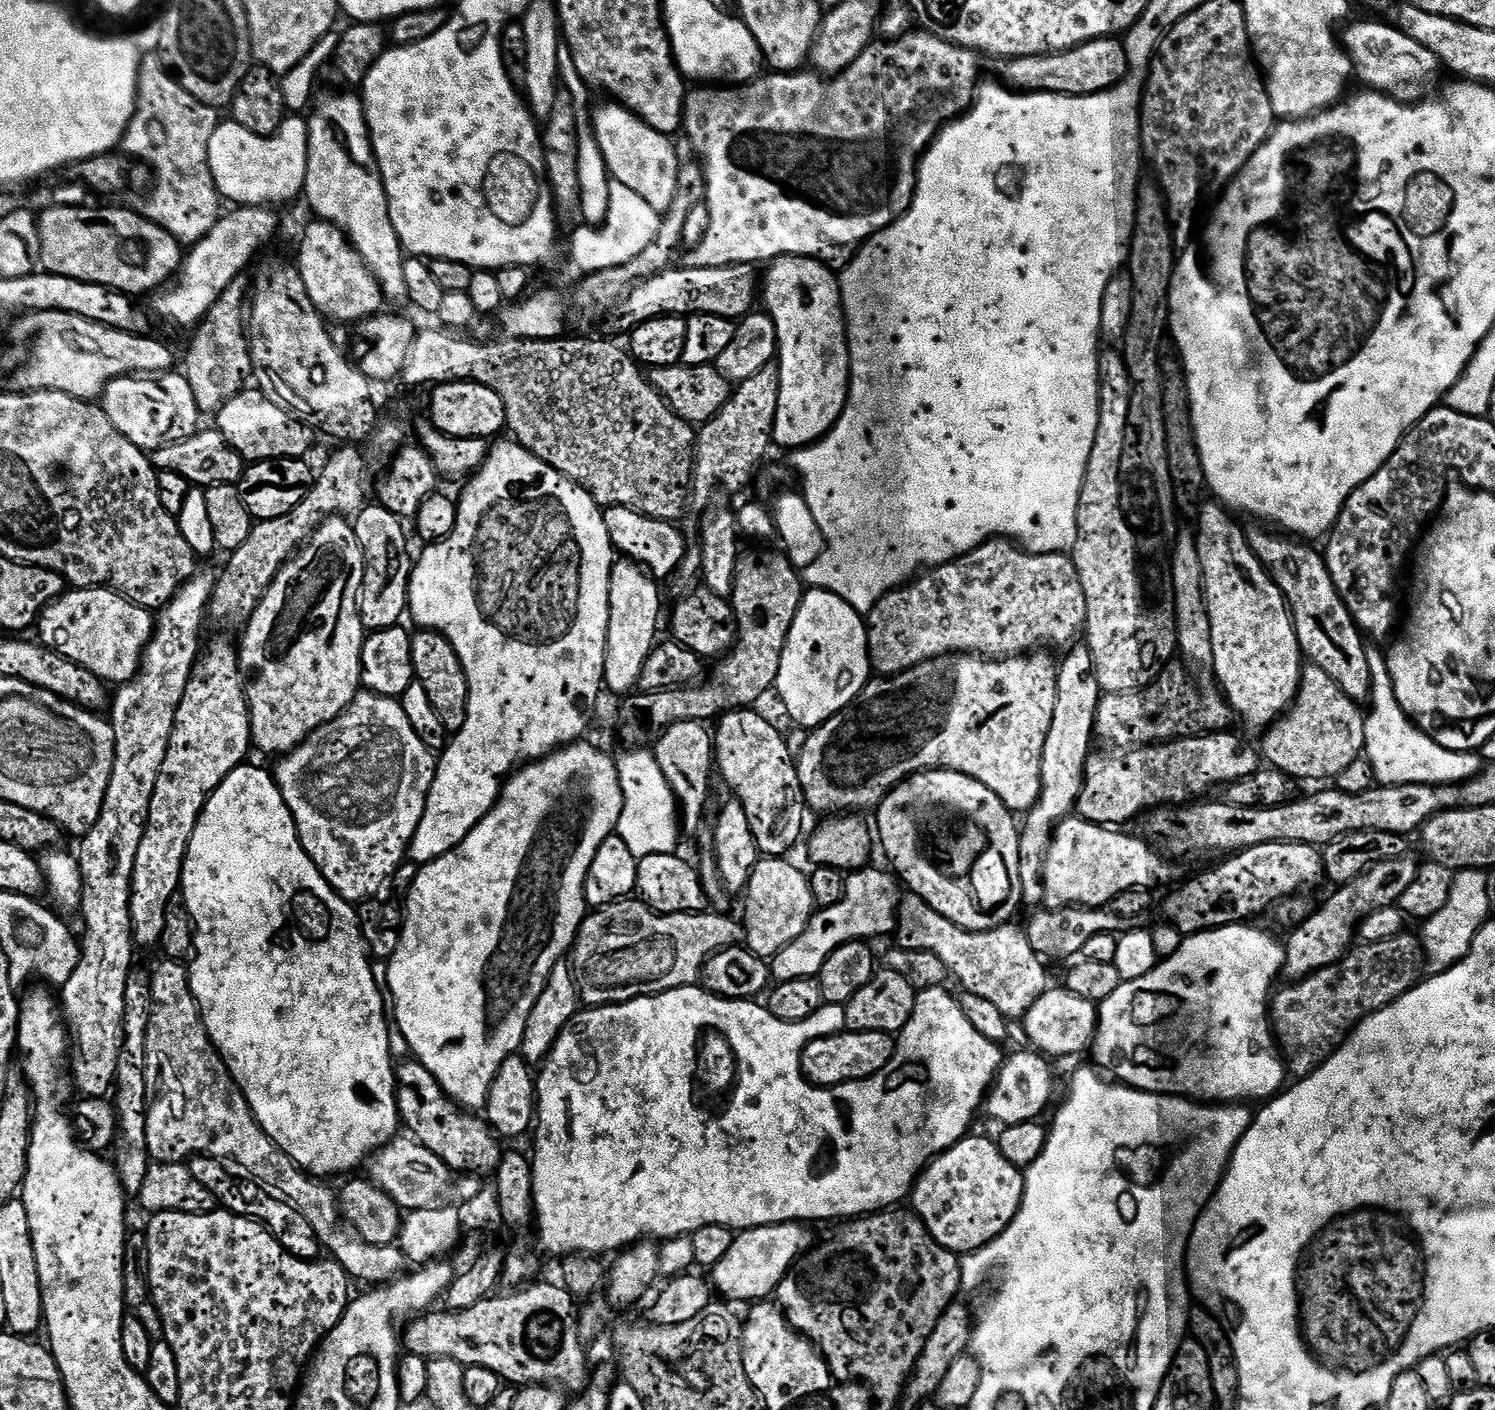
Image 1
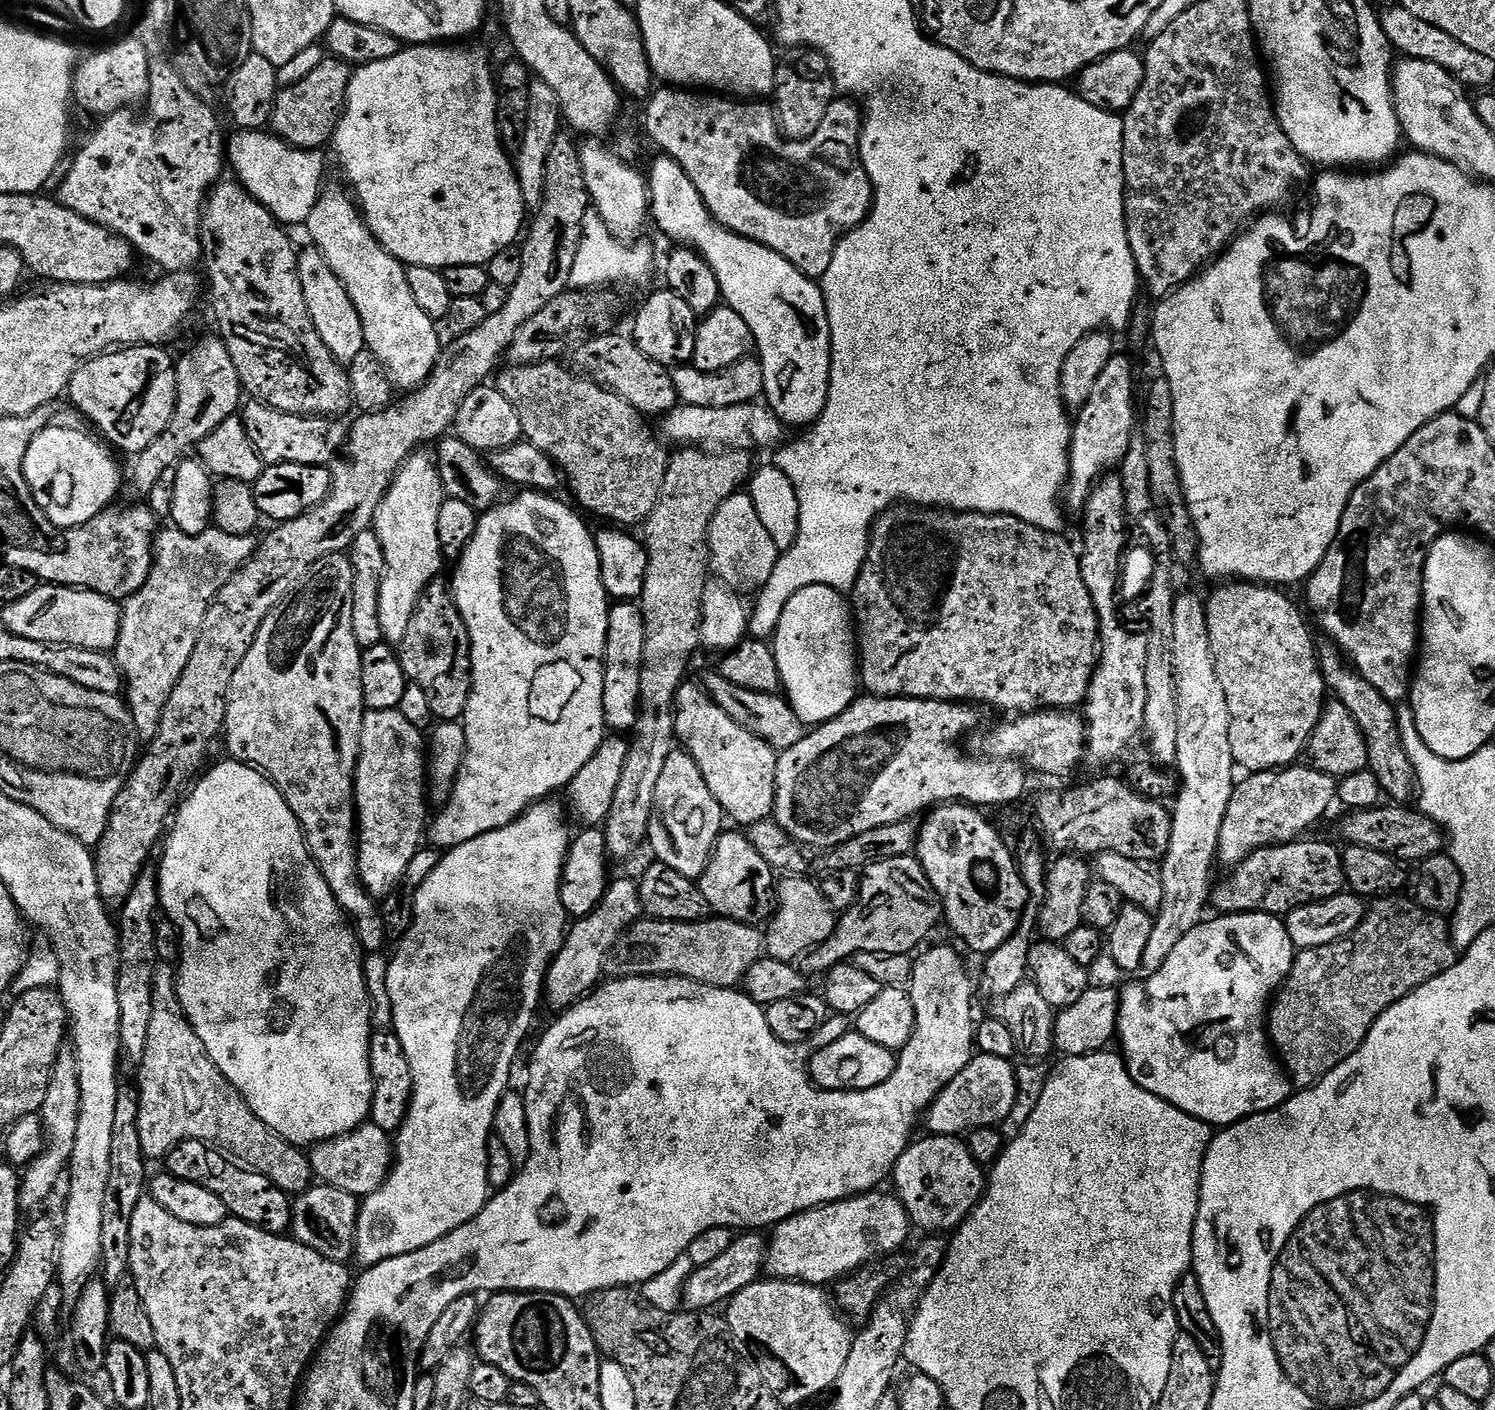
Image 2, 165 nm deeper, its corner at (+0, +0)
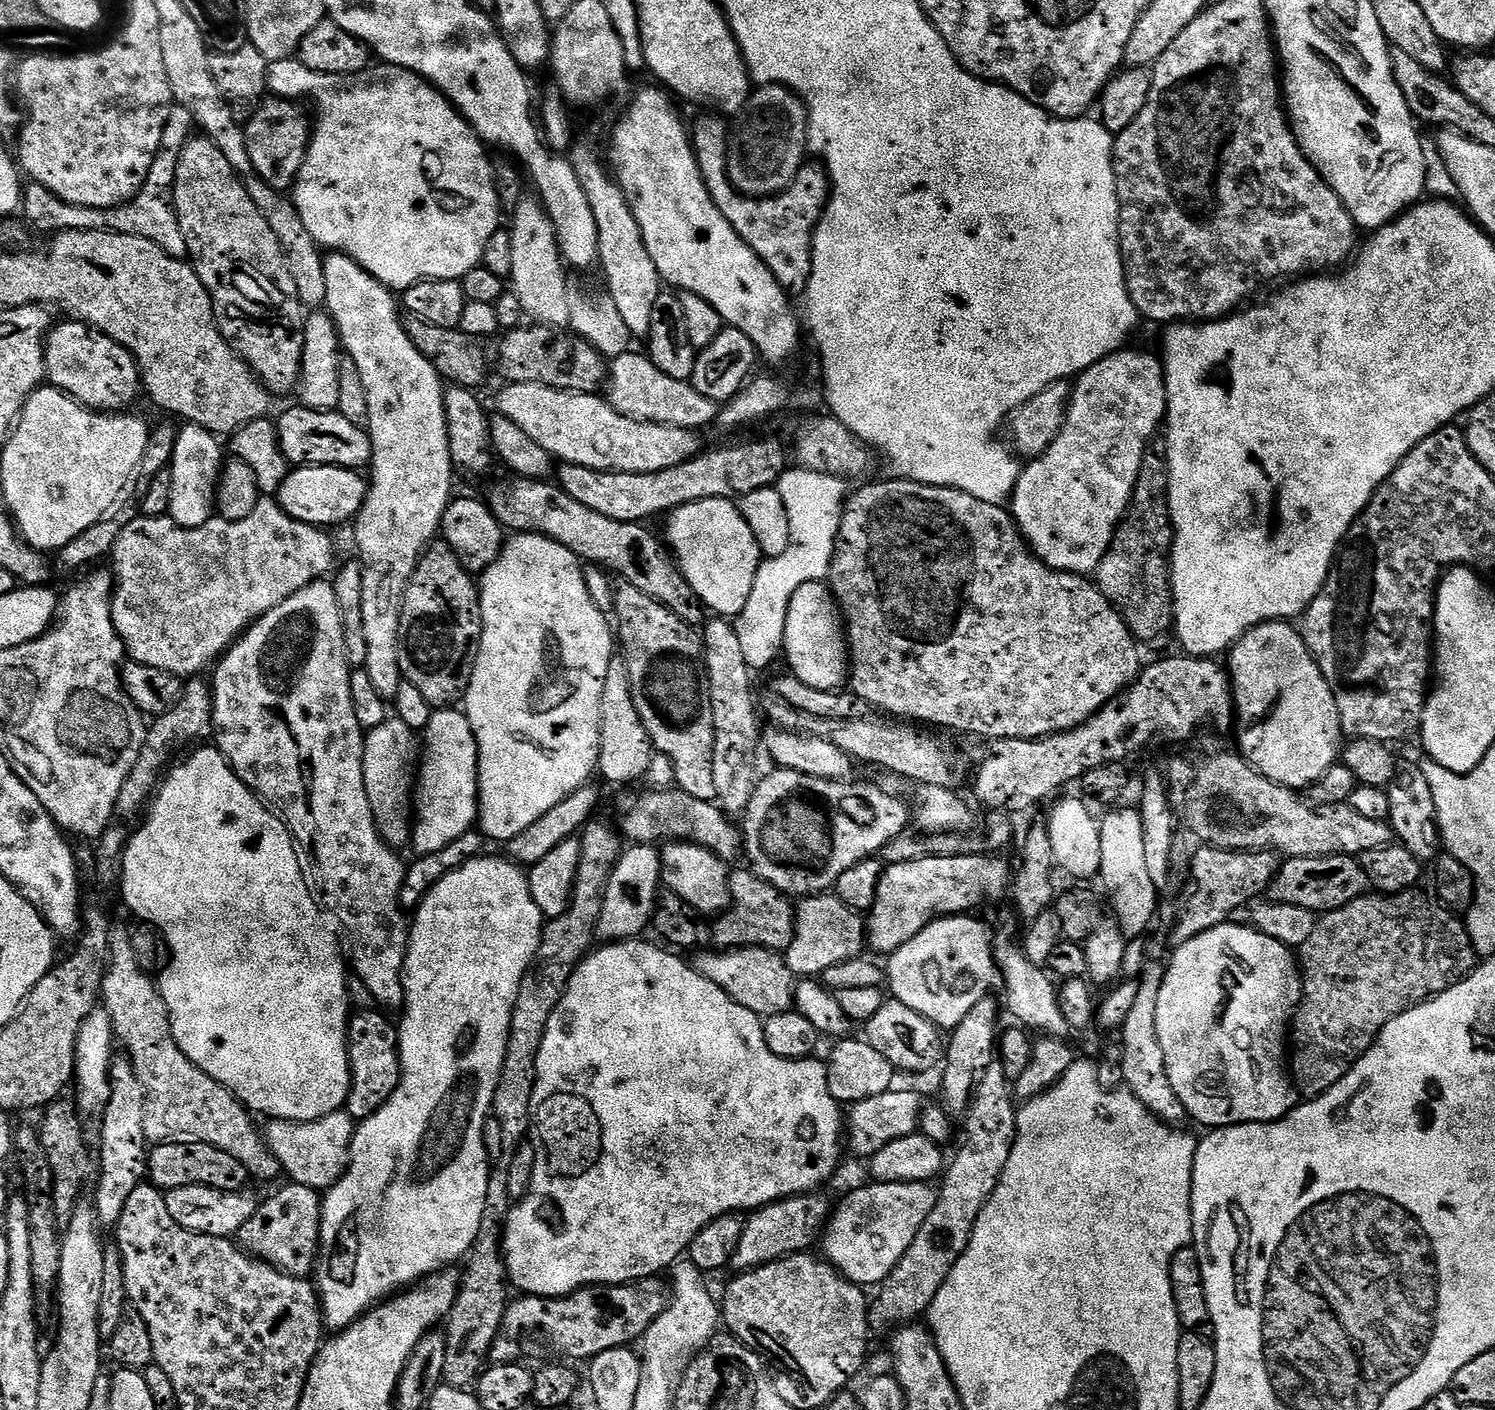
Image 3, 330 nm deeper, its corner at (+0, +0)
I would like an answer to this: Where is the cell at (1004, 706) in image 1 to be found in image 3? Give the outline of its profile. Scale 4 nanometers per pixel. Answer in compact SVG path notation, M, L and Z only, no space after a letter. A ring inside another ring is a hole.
M776 768L768 777L761 779L756 785L756 789L752 791L752 797L748 803L748 809L742 814L742 831L744 834L744 847L746 857L748 856L747 867L758 878L762 878L762 882L768 882L770 886L777 888L779 892L783 892L789 898L803 898L805 896L819 896L827 893L829 889L835 885L843 872L850 870L850 866L854 866L863 860L873 859L886 846L886 842L890 842L894 838L905 835L904 828L910 824L910 808L903 804L900 800L895 800L888 792L883 792L880 788L871 788L868 784L852 784L853 782L845 782L843 780L827 780L826 778L816 778L807 776L798 770L790 770L789 768Z

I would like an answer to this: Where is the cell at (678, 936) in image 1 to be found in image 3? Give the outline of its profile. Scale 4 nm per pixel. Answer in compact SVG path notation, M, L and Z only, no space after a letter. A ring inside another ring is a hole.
M771 948L700 950L695 953L695 956L694 967L696 971L701 972L706 978L710 978L710 982L714 982L722 990L726 990L726 994L730 994L730 998L734 998L734 1002L746 1006L746 1010L750 1010L754 1015L767 1018L774 1014L793 1011L796 1002L797 981L794 979L791 970L788 969L787 959L779 951Z

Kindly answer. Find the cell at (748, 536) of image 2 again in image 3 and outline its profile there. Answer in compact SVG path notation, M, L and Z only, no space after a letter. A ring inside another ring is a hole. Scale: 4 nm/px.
M703 499L676 508L667 515L667 520L664 533L667 545L693 595L717 617L739 616L764 561L761 547L741 507L730 499Z

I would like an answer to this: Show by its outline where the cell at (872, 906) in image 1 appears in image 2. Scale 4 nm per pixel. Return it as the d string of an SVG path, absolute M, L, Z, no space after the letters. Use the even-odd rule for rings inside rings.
M915 855L903 856L902 858L890 858L869 868L863 869L860 881L860 892L856 896L854 906L850 906L836 921L836 929L831 938L822 942L811 952L807 953L807 971L827 974L836 964L851 961L858 954L873 952L874 954L912 954L915 948L927 938L936 923L941 923L942 909L932 891L930 882L926 878L926 870L922 870L919 860Z

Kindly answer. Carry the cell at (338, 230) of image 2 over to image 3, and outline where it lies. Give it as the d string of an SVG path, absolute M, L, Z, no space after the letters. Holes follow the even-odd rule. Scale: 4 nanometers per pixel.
M329 251L324 256L324 269L326 270L326 298L324 304L326 310L336 323L336 328L340 332L340 343L347 359L358 366L358 374L362 374L362 386L366 386L366 406L368 407L368 423L366 431L372 437L372 462L370 471L372 471L372 480L368 484L368 498L360 507L360 514L354 521L356 527L356 548L360 551L358 557L359 563L364 569L364 582L362 594L362 630L366 633L366 662L363 671L370 674L370 682L374 682L374 687L378 689L378 694L386 698L395 698L398 694L398 686L401 682L400 663L398 662L398 626L402 618L402 606L404 605L404 596L408 592L408 583L412 581L412 575L416 573L416 563L425 548L437 539L440 532L440 523L444 517L444 511L448 509L450 501L453 499L452 493L452 472L454 465L452 455L450 454L450 438L448 437L448 423L446 422L446 410L444 409L444 393L446 391L445 381L438 374L438 370L424 357L414 346L410 334L404 329L404 320L401 305L394 297L393 289L387 288L378 278L371 276L364 267L358 262L351 260L346 254L341 252Z

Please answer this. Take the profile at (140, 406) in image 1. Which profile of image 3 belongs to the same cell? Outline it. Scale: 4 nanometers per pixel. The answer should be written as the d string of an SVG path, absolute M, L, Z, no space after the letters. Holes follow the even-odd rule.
M71 318L63 322L65 324L57 323L44 341L47 383L93 412L120 414L131 409L128 407L142 396L140 368L136 359L97 328Z

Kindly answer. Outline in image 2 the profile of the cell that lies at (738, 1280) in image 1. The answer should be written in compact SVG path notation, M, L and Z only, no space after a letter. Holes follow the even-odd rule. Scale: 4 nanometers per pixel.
M873 1190L863 1192L861 1196L851 1196L833 1204L820 1204L797 1216L786 1218L771 1229L772 1236L768 1240L768 1256L764 1259L764 1272L778 1280L800 1280L803 1284L828 1286L833 1282L853 1273L857 1268L871 1265L879 1256L902 1247L908 1240L910 1221L900 1197L891 1191Z

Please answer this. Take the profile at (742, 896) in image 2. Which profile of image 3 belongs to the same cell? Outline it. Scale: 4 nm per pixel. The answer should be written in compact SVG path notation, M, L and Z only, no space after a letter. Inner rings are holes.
M750 870L743 871L733 871L729 875L730 903L723 915L715 921L717 922L714 924L715 947L720 950L734 948L787 950L796 933L796 909L793 901L768 882L762 882L762 878L758 878Z

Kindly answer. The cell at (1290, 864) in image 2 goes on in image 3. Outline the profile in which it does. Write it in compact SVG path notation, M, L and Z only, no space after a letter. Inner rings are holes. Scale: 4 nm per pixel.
M1338 855L1306 858L1305 856L1293 856L1281 863L1280 873L1272 879L1272 884L1269 886L1266 896L1274 904L1302 906L1306 910L1317 914L1334 914L1339 908L1344 908L1352 900L1357 900L1360 896L1365 895L1369 888L1368 879L1357 857Z

